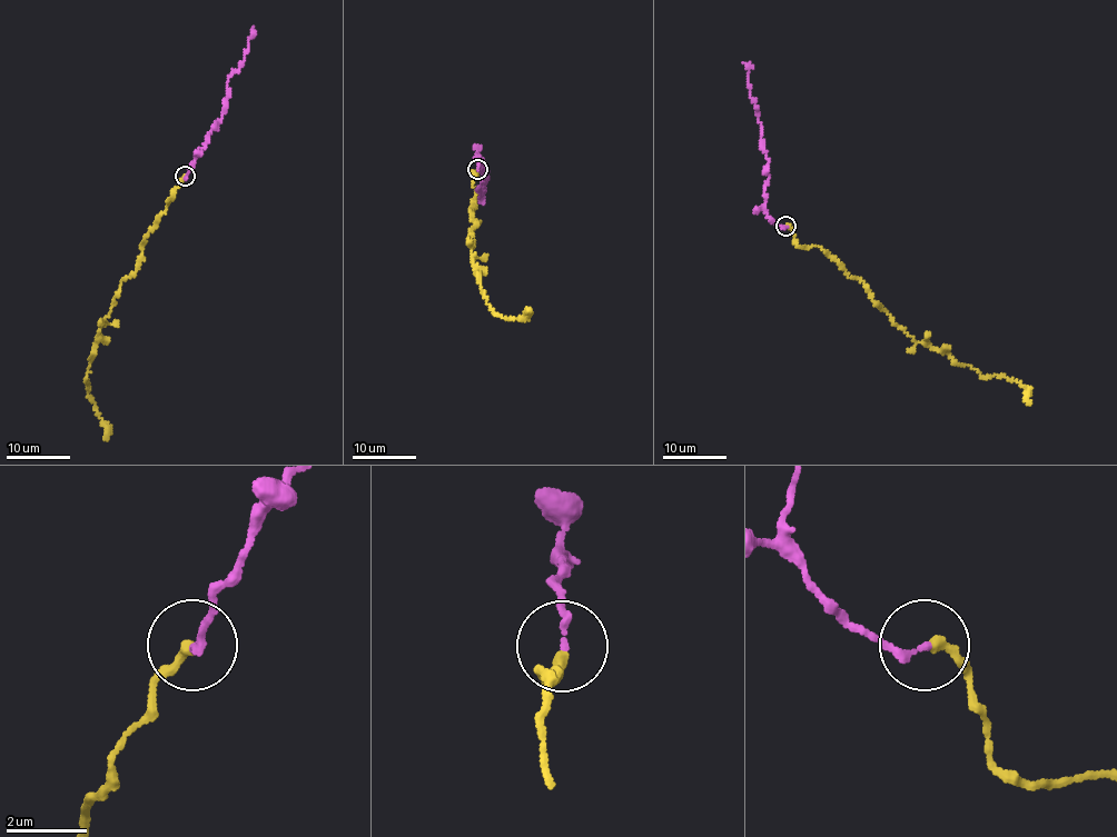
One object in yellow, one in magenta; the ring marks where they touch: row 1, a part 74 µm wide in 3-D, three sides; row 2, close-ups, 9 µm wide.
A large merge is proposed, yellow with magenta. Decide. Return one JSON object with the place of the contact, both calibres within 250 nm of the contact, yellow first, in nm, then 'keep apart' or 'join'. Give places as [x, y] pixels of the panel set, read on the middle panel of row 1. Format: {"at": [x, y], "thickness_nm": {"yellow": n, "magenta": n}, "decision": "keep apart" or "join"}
{"at": [477, 169], "thickness_nm": {"yellow": 240, "magenta": 180}, "decision": "join"}

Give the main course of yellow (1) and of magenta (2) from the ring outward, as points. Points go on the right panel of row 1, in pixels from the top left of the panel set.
1: (787, 226), (799, 246), (824, 249), (841, 262), (916, 340), (945, 350), (982, 376), (1021, 385), (1029, 404)
2: (784, 226), (772, 222), (764, 207), (768, 160), (749, 72), (742, 61)

